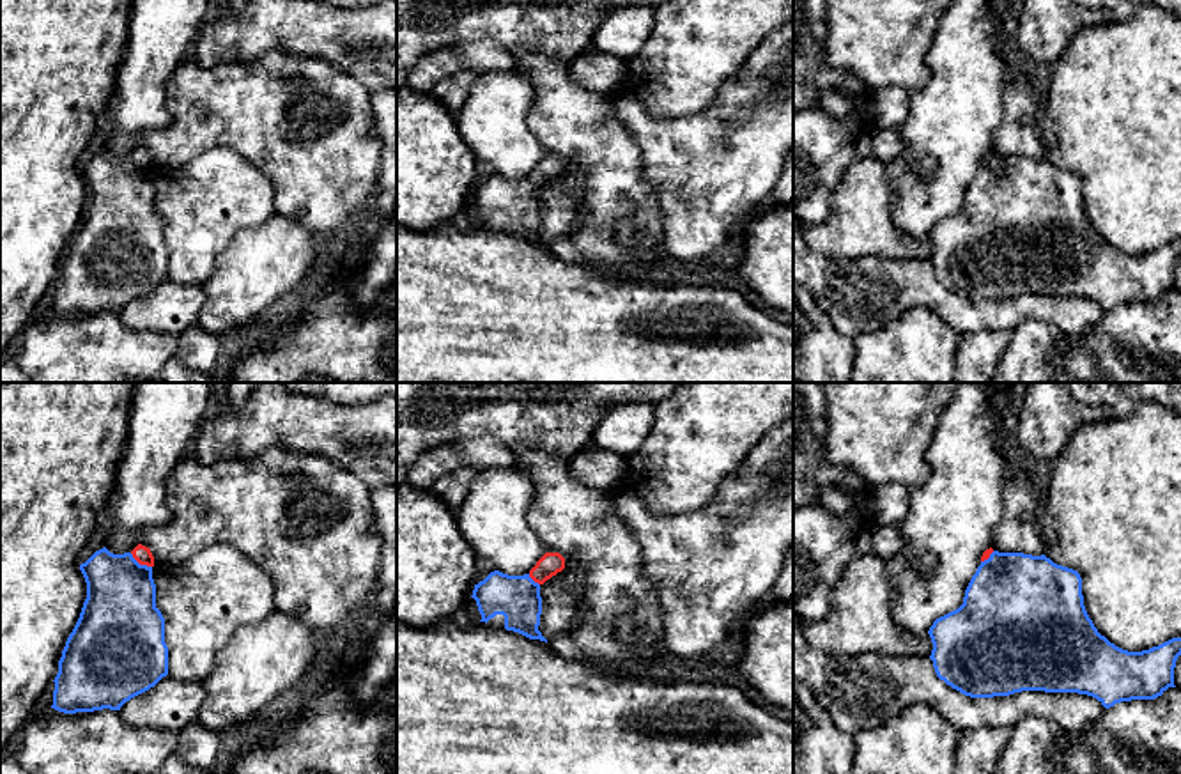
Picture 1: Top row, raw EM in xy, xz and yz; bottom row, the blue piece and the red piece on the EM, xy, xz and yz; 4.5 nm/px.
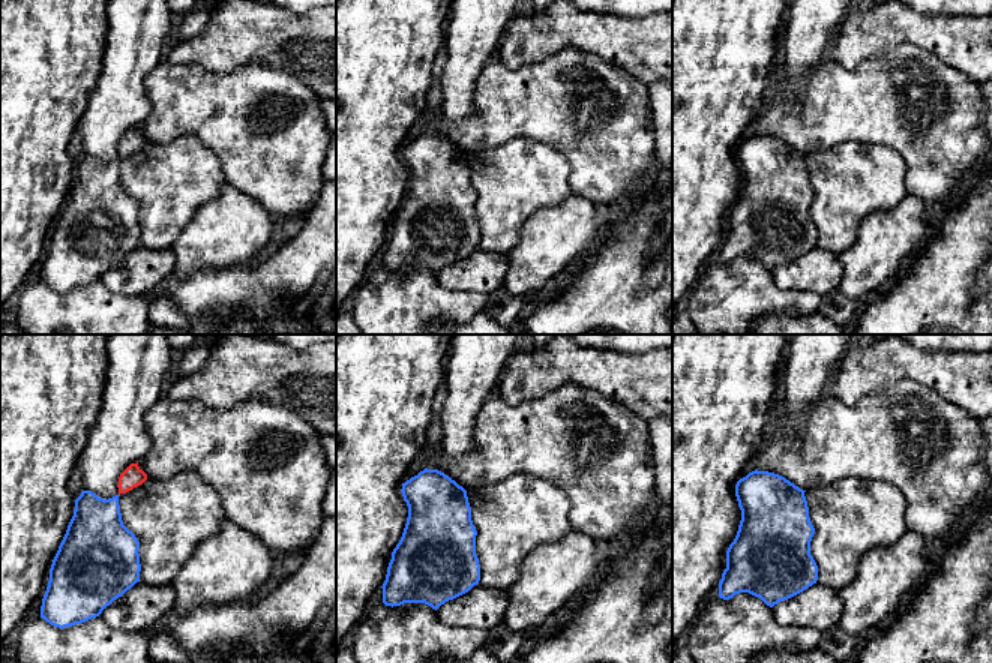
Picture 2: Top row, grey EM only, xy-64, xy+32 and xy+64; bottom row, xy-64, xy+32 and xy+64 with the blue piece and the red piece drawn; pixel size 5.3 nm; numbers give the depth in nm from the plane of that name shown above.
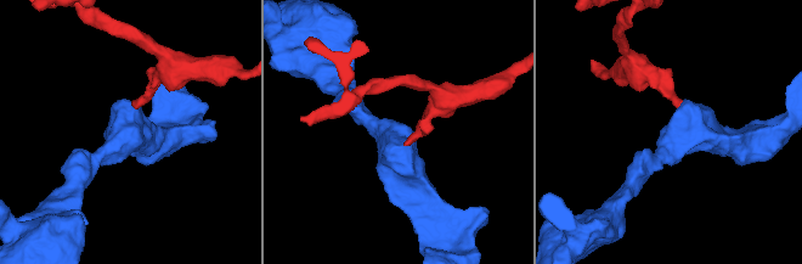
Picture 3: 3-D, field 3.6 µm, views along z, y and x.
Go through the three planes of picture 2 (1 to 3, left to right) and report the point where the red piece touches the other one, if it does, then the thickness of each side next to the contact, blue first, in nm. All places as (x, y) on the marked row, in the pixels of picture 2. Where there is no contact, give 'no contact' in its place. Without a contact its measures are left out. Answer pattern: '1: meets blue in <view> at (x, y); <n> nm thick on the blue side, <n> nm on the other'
1: no contact
2: no contact
3: no contact

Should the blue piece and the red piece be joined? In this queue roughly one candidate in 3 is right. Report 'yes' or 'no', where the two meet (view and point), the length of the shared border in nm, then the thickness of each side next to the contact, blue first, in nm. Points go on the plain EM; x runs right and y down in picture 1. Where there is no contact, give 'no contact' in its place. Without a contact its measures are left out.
no; meets blue in xy at (138, 167); contact 120 nm long; 340 nm thick on the blue side, 80 nm on the other

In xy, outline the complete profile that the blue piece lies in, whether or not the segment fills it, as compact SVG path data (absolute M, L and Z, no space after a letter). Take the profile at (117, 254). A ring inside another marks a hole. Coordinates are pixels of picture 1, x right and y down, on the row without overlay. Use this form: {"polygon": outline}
{"polygon": "M103 151L80 174L87 202L58 264L51 312L120 313L168 278L152 170Z"}

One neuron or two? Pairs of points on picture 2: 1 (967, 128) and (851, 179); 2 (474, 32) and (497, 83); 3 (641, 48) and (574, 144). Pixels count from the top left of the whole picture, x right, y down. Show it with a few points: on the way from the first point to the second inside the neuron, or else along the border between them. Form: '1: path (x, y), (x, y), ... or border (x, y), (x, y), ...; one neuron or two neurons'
1: border (868, 141), (887, 144), (899, 155), (907, 191); two neurons
2: border (494, 56), (480, 71), (471, 93); two neurons
3: border (595, 54), (632, 74), (647, 86); two neurons

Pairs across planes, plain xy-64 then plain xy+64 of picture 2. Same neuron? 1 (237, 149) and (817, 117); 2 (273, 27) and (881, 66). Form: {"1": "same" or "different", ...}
{"1": "same", "2": "different"}

